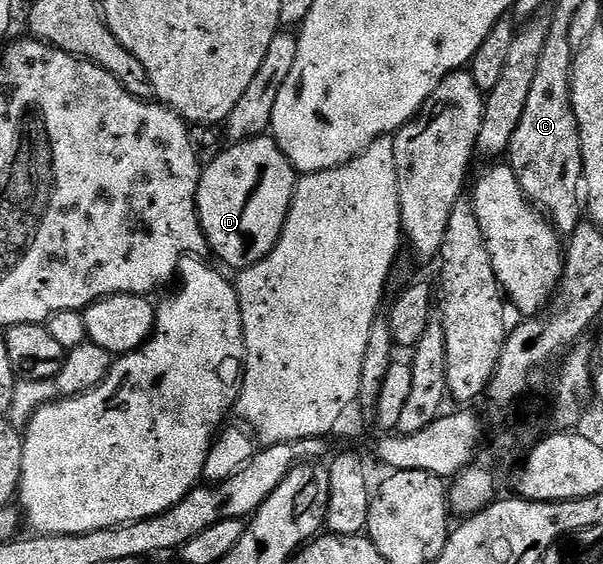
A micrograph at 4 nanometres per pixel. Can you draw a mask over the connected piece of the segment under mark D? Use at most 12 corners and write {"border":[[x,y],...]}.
{"border":[[269,135],[202,168],[211,253],[240,271],[283,231],[297,170]]}

